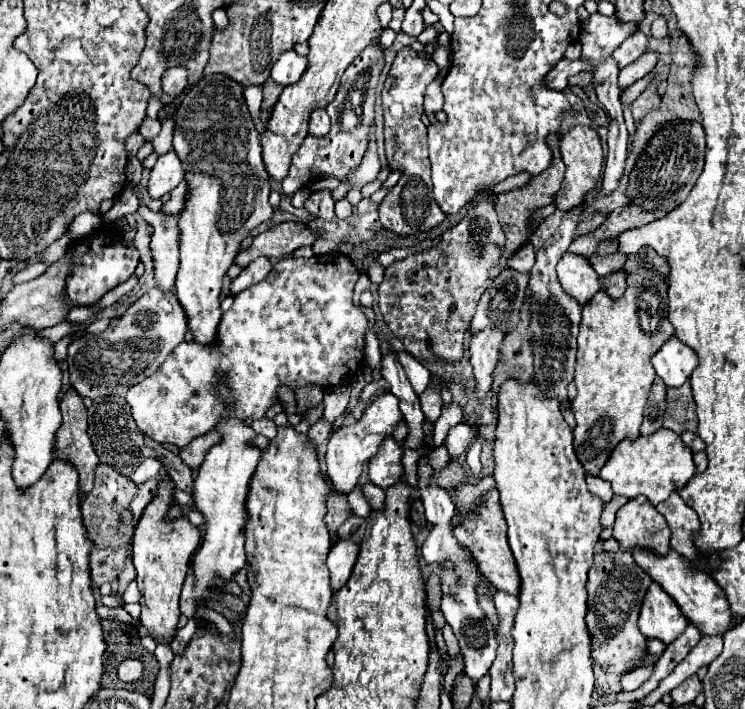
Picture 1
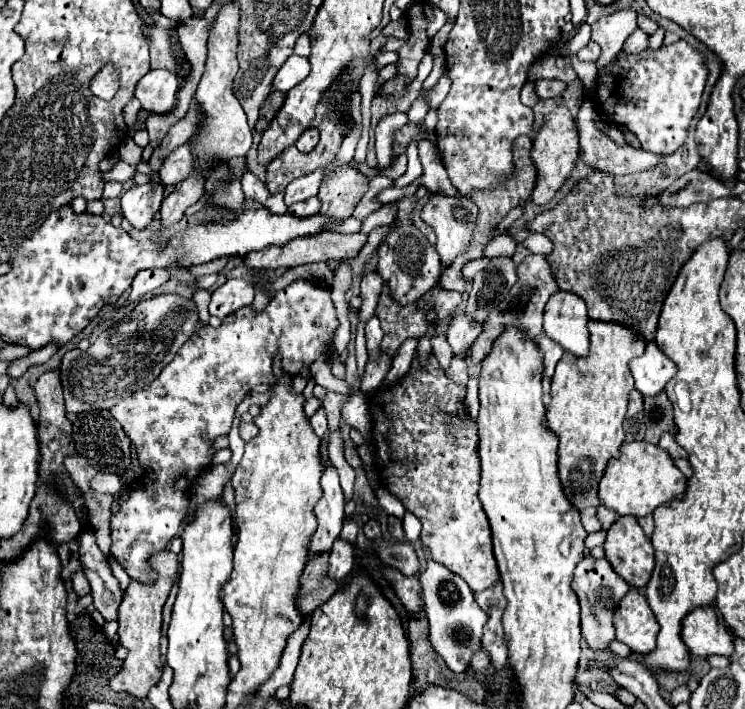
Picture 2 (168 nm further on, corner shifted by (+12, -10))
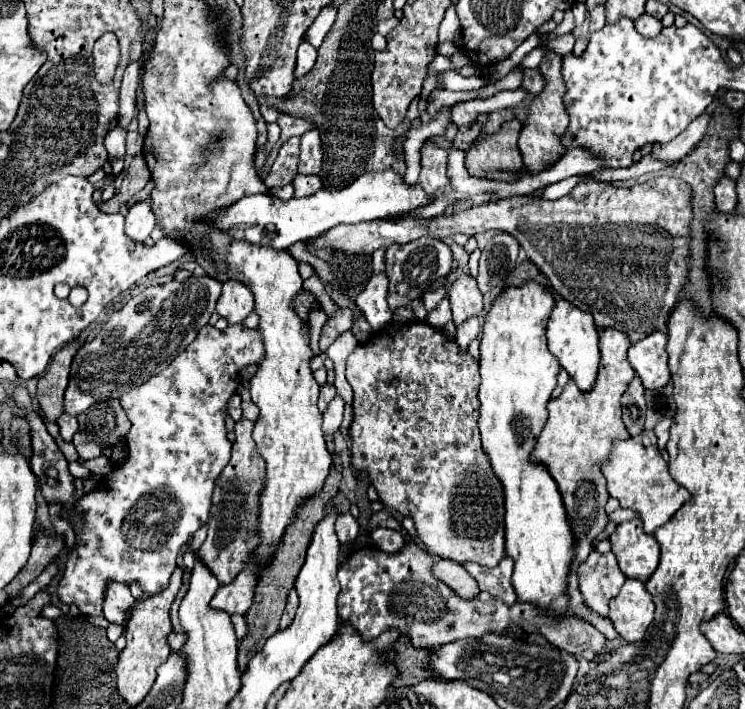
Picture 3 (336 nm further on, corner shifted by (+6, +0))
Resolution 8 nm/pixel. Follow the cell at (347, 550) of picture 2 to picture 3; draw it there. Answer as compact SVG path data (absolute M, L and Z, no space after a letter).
M350 512L338 516L338 520L336 520L336 536L338 536L340 544L350 544L350 542L356 540L358 522L356 522L356 518Z

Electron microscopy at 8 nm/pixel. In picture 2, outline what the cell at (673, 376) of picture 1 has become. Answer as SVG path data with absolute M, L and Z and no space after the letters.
M650 340L644 356L630 362L630 372L634 376L636 390L640 390L644 396L656 396L664 390L670 378L676 376L678 366L662 354L654 340Z

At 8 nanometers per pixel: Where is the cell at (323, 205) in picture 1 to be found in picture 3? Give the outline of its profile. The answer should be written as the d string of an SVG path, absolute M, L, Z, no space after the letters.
M298 174L292 180L292 186L294 186L296 196L302 198L302 196L312 196L314 192L322 190L322 180L318 176L302 176L302 174Z

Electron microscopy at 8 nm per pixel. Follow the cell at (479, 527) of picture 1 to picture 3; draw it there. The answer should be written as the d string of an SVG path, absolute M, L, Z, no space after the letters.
M404 322L404 324L388 324L386 328L374 332L366 342L358 344L356 350L348 356L346 362L346 378L354 390L354 420L350 424L350 440L352 440L352 464L356 470L366 472L372 486L378 492L378 498L384 506L394 508L402 516L410 516L414 520L418 538L426 546L426 550L432 556L440 556L458 564L464 562L476 562L480 566L496 566L504 558L504 492L500 480L492 474L490 462L486 460L486 452L480 444L480 432L478 432L478 386L480 386L480 372L478 372L478 360L474 360L466 350L460 350L454 338L446 336L442 330L420 322Z

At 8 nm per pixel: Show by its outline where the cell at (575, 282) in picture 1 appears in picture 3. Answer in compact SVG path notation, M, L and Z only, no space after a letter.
M564 298L556 300L554 312L548 322L548 350L558 358L560 366L568 372L568 376L576 382L582 392L590 392L594 380L598 376L600 364L600 350L598 350L598 328L588 312L578 310Z

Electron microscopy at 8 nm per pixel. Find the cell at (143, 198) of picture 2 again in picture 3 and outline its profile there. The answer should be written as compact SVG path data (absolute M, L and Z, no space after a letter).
M150 198L132 206L126 214L126 236L138 244L146 244L150 232L154 230L154 214L150 212Z

